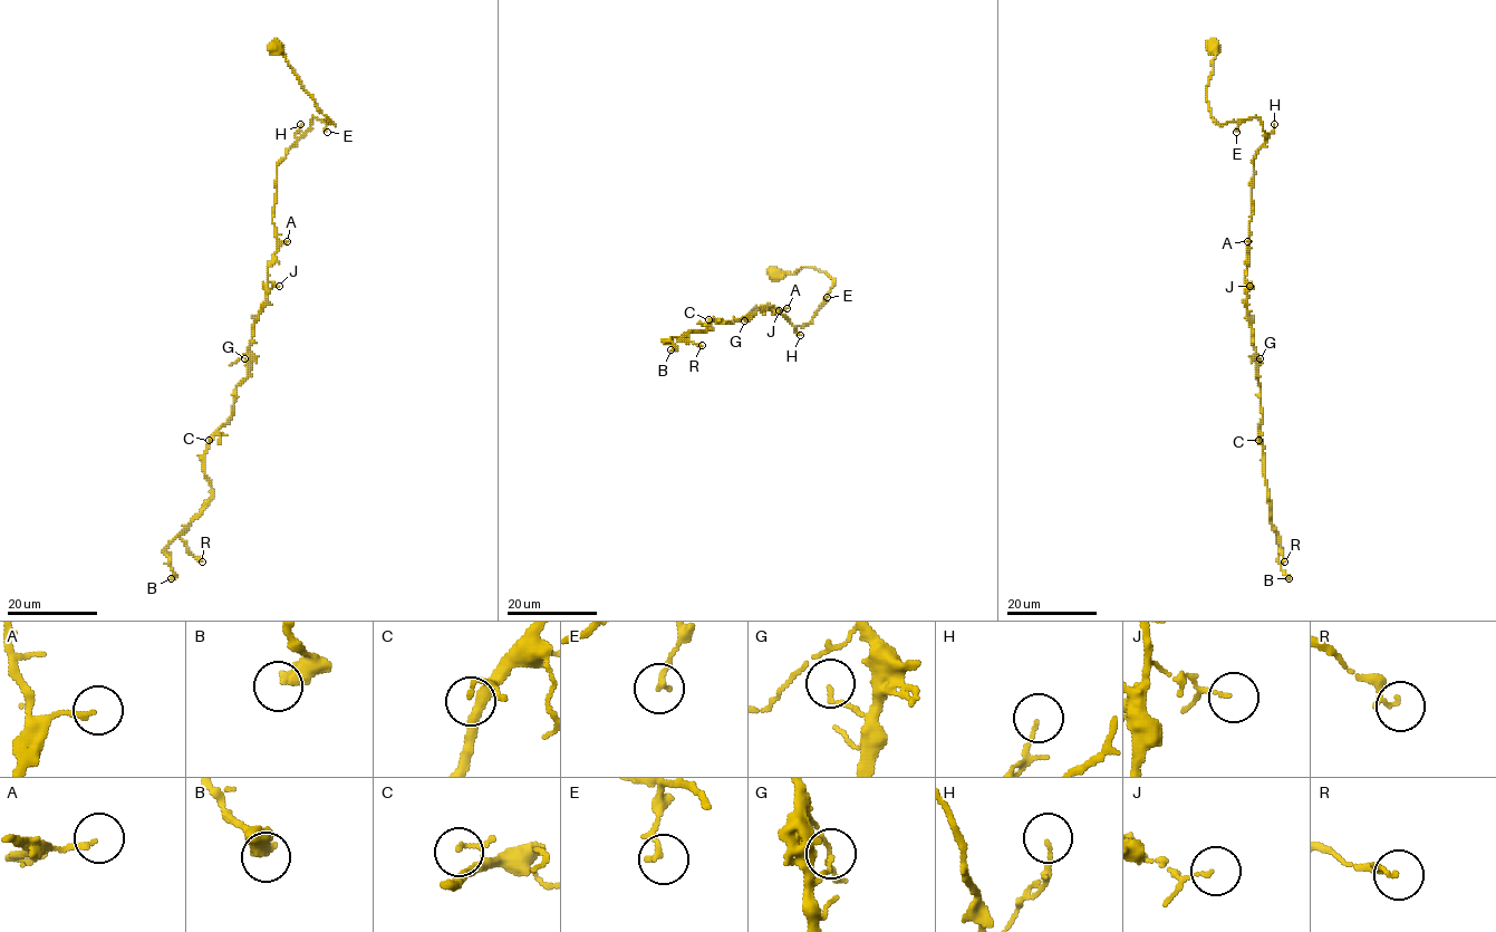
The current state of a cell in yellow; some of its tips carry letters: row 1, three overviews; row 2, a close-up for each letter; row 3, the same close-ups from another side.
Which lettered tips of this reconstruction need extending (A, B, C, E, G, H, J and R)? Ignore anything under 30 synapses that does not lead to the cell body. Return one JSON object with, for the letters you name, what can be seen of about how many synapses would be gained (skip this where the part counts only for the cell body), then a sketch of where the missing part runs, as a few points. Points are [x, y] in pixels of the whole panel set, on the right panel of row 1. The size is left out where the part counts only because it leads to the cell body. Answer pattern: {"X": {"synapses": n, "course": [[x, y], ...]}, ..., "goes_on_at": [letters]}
{"goes_on_at": []}

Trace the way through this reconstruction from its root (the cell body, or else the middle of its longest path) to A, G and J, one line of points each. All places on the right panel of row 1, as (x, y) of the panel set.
A: (1213, 46), (1216, 56), (1206, 90), (1210, 115), (1221, 125), (1256, 116), (1265, 137), (1253, 161), (1247, 241)
G: (1213, 46), (1210, 115), (1221, 125), (1256, 116), (1265, 137), (1253, 161), (1245, 276), (1260, 358)
J: (1213, 46), (1210, 115), (1221, 125), (1256, 116), (1265, 137), (1253, 161), (1250, 286)

